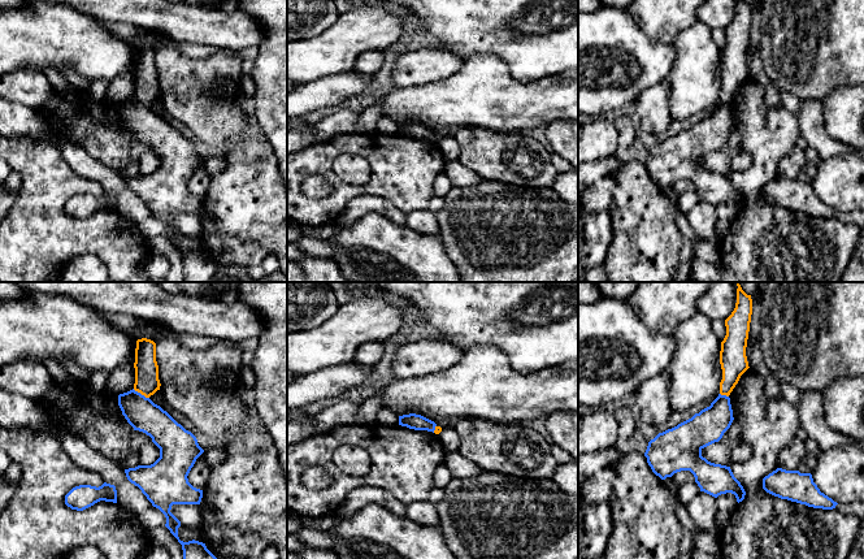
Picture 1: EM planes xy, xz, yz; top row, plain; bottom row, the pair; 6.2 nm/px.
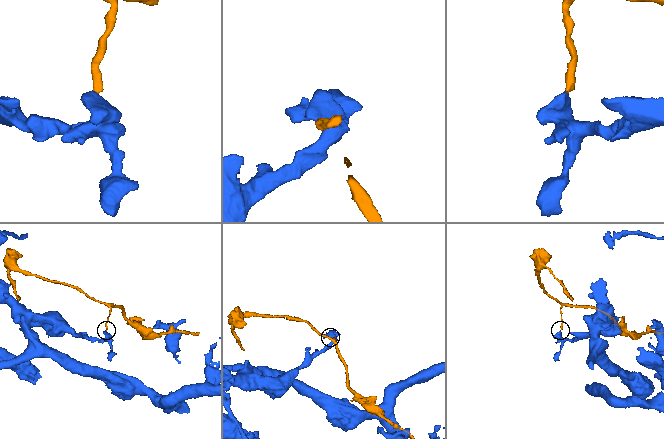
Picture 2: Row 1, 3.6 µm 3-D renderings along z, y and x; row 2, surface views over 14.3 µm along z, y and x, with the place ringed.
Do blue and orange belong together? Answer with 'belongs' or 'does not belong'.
does not belong

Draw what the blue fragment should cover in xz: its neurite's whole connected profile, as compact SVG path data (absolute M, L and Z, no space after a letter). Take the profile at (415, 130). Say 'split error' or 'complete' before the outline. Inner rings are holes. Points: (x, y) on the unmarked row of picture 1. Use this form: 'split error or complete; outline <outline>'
complete; outline M409 122L399 125L399 134L407 135L409 138L414 139L427 139L433 140L435 139L437 133L421 124Z

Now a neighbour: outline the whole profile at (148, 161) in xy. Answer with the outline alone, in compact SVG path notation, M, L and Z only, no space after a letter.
M148 150L138 157L140 174L151 174L160 166L160 157Z

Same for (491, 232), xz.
M482 179L476 186L452 187L444 200L443 209L437 213L438 237L460 274L460 282L578 282L578 208L561 199L552 188L521 188Z

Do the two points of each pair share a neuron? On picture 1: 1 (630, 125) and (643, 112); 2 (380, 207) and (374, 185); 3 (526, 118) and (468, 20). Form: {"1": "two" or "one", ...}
{"1": "two", "2": "two", "3": "two"}

